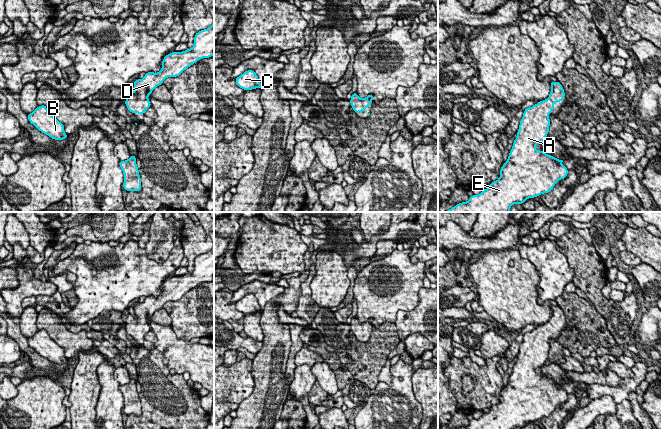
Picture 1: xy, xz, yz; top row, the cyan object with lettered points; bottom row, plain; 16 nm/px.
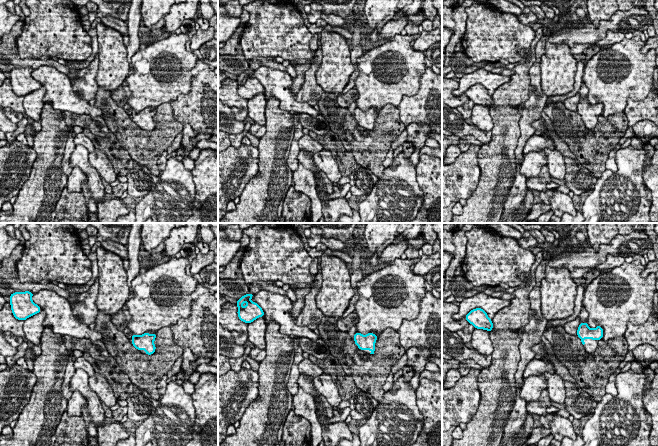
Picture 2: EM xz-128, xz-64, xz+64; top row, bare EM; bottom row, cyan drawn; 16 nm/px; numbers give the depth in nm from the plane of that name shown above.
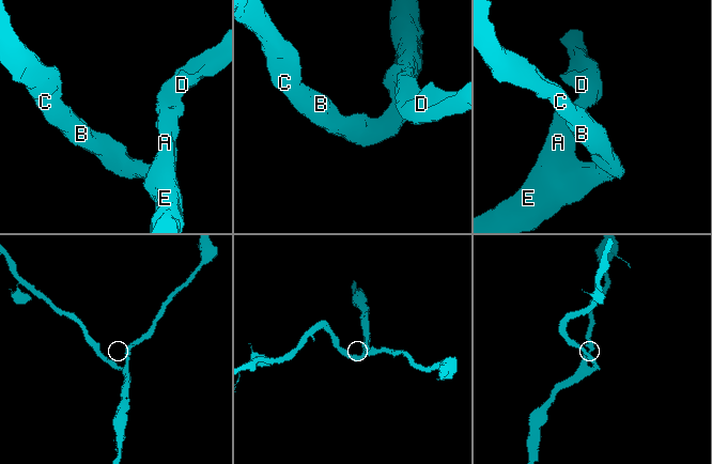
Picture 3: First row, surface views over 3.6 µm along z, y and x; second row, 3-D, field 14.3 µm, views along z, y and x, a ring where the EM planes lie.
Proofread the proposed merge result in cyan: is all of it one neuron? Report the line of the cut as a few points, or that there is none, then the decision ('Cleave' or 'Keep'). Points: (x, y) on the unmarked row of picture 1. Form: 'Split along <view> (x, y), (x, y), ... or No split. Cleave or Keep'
No split. Keep

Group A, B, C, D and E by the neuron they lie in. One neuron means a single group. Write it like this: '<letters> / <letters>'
A B C D E

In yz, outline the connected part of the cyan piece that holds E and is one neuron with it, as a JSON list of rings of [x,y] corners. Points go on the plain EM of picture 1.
[[[551,305],[550,308],[552,313],[549,321],[524,334],[512,374],[509,376],[507,385],[504,386],[500,393],[499,403],[490,407],[490,410],[487,413],[483,413],[479,419],[472,419],[467,426],[461,426],[457,429],[523,428],[529,422],[549,417],[559,404],[567,401],[568,393],[561,388],[563,384],[559,384],[535,372],[535,369],[545,365],[548,359],[550,350],[549,338],[555,333],[554,327],[563,325],[565,320],[563,310],[559,305]]]

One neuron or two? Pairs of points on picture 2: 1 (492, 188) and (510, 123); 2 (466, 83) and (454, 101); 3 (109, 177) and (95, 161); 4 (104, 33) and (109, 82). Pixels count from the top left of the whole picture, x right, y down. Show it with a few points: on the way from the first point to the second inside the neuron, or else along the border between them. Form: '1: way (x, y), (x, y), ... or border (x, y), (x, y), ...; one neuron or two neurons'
1: way (497, 172), (497, 157), (504, 139); one neuron
2: border (459, 82), (459, 85), (453, 91), (454, 96); two neurons
3: way (107, 173), (99, 165); one neuron
4: way (109, 45), (109, 70); one neuron

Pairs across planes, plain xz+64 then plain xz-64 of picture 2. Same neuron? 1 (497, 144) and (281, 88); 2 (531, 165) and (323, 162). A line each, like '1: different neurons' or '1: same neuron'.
1: different neurons
2: different neurons

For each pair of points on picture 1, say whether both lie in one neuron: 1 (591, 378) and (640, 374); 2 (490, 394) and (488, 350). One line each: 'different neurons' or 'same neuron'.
1: different neurons
2: different neurons

